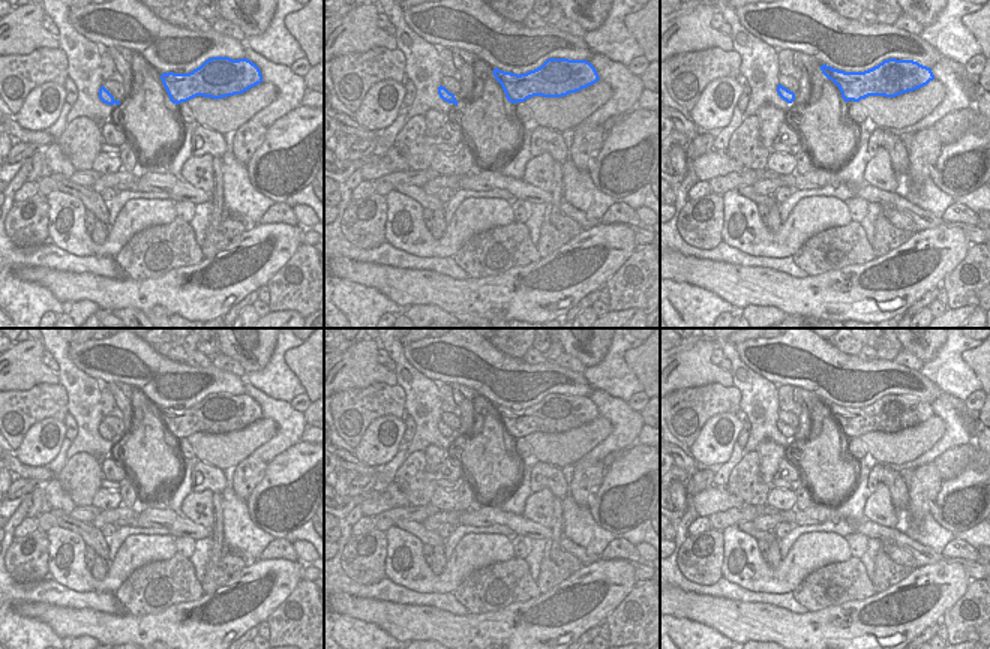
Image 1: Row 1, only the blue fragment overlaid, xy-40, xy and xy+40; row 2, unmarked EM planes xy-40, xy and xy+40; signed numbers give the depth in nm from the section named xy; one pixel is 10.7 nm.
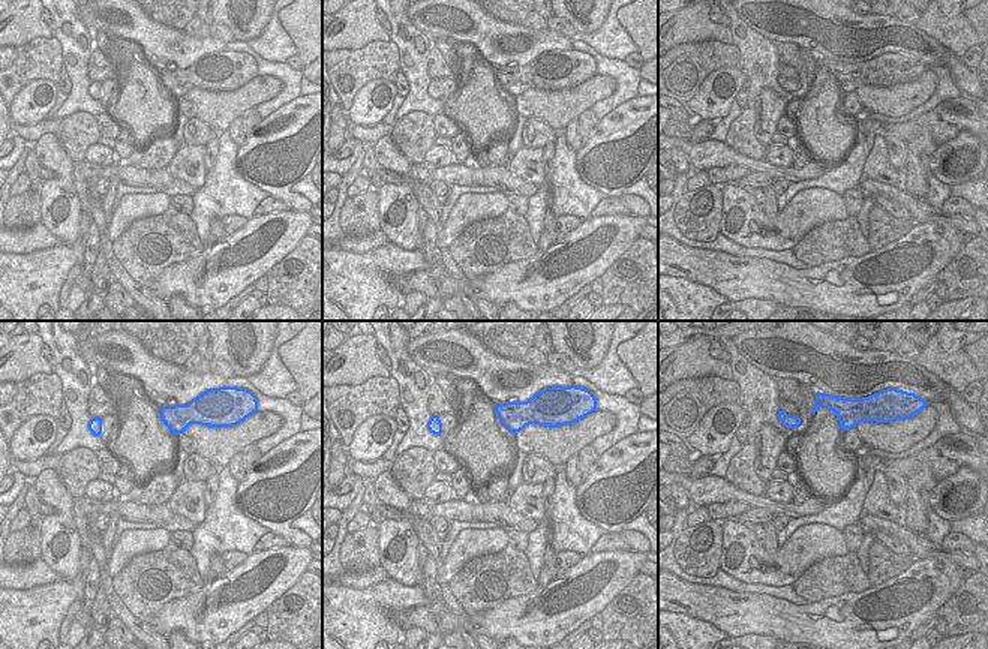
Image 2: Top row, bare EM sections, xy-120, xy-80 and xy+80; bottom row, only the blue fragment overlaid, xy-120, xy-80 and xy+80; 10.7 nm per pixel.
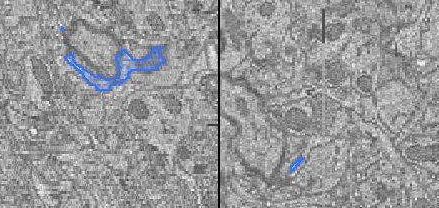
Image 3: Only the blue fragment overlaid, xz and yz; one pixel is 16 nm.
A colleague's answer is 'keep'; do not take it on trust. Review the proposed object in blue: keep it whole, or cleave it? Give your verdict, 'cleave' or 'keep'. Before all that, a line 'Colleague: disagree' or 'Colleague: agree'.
Colleague: agree
keep

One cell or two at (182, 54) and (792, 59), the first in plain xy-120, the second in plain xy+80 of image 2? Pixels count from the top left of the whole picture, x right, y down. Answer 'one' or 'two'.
two

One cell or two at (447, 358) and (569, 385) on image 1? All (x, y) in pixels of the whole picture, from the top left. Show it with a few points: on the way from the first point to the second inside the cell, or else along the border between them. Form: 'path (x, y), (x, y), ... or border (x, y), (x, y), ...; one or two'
path (477, 354), (498, 367), (524, 369), (539, 379); one

